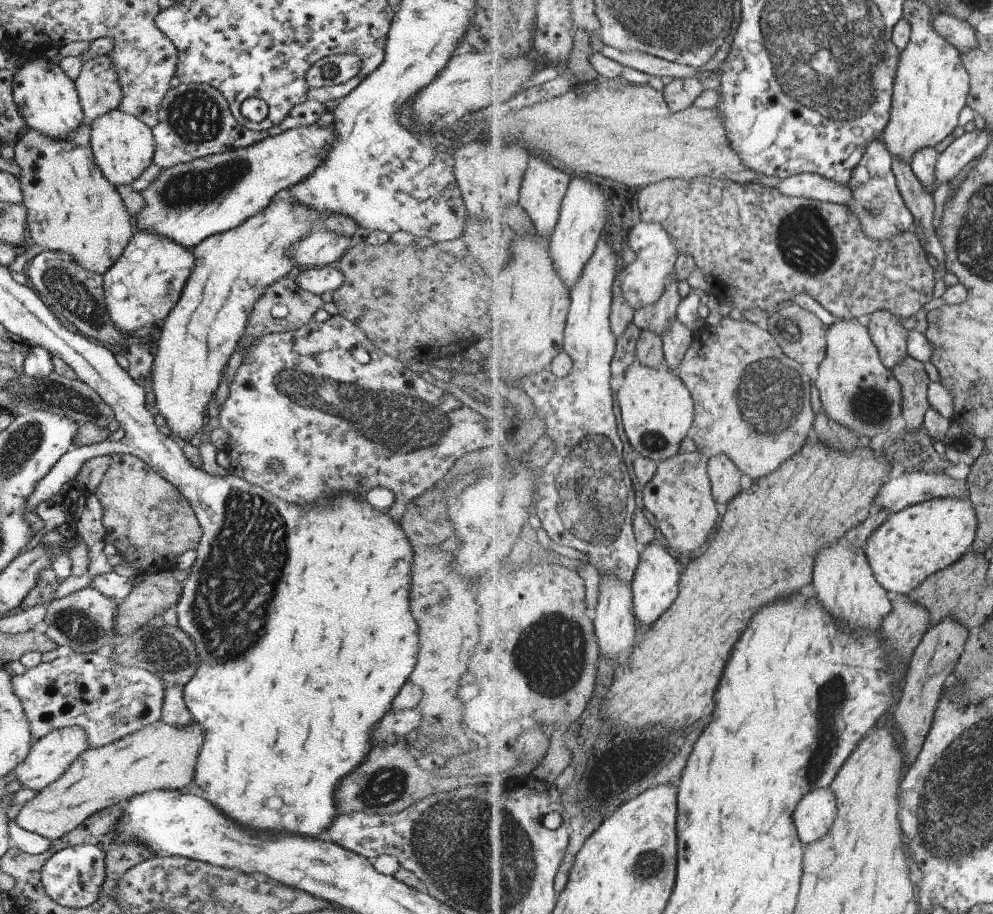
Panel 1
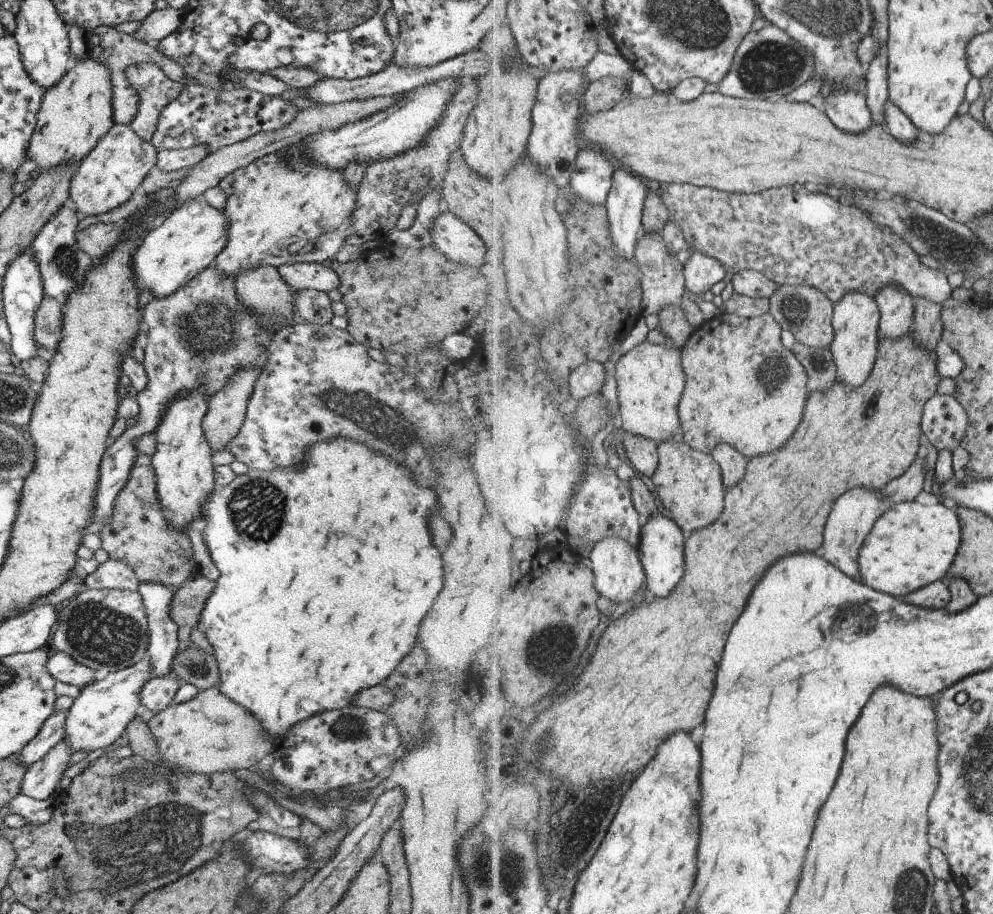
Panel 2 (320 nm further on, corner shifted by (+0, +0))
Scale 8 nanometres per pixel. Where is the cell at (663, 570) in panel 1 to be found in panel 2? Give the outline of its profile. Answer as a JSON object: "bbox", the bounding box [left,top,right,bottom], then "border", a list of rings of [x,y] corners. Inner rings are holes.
{"bbox":[638,512,685,596],"border":[[[655,512],[643,525],[638,552],[647,575],[647,586],[657,596],[667,596],[685,576],[685,536],[675,519]]]}

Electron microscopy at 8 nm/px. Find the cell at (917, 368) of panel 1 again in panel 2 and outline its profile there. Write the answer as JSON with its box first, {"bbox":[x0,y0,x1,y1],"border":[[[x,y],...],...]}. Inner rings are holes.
{"bbox":[913,297,944,349],"border":[[[918,297],[914,316],[913,334],[916,343],[928,349],[937,348],[937,342],[943,340],[944,322],[942,319],[943,303]]]}

